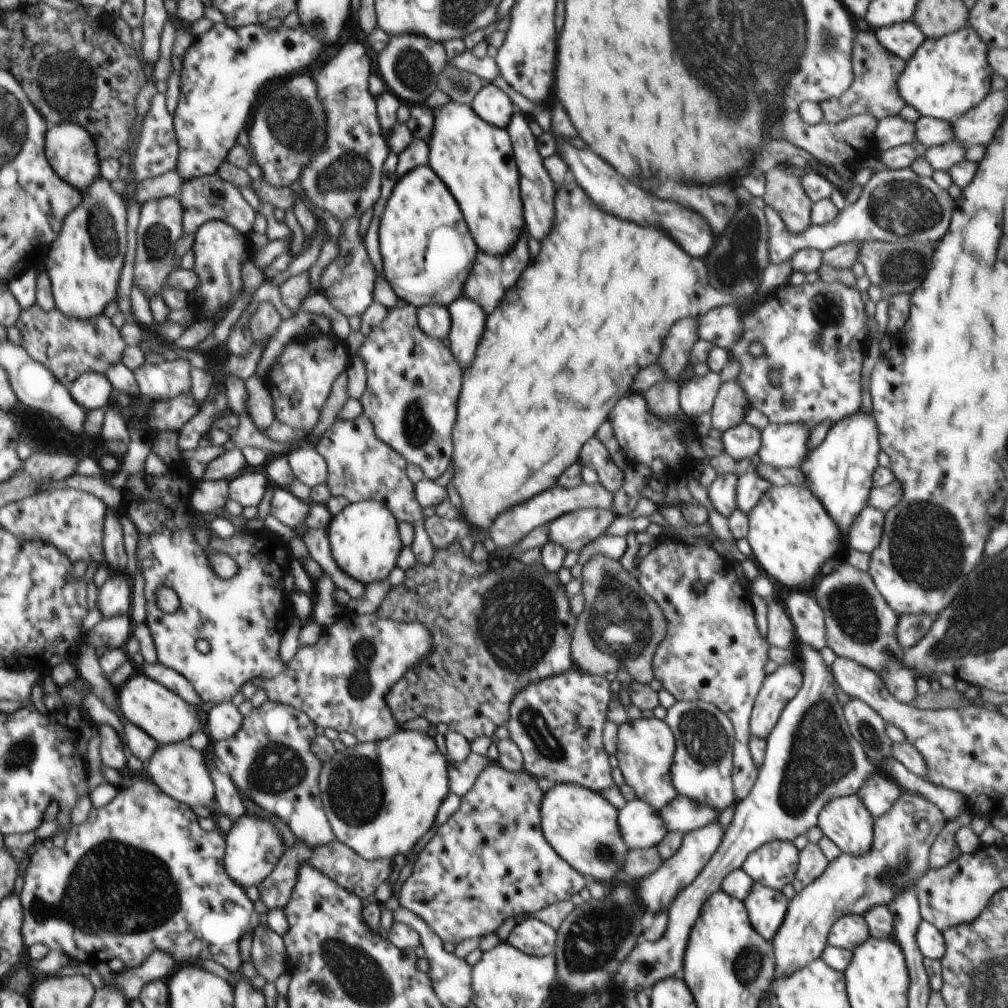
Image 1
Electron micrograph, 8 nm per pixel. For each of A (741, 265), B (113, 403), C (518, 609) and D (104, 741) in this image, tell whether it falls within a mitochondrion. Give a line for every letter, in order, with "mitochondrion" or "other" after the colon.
A: mitochondrion
B: other
C: mitochondrion
D: other

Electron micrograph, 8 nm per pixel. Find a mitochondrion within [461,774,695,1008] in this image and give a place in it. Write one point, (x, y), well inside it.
(595, 936)

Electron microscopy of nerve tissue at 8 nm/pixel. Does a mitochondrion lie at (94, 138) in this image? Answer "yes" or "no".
no

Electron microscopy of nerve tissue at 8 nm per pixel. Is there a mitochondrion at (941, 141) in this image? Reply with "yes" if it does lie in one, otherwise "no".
no

